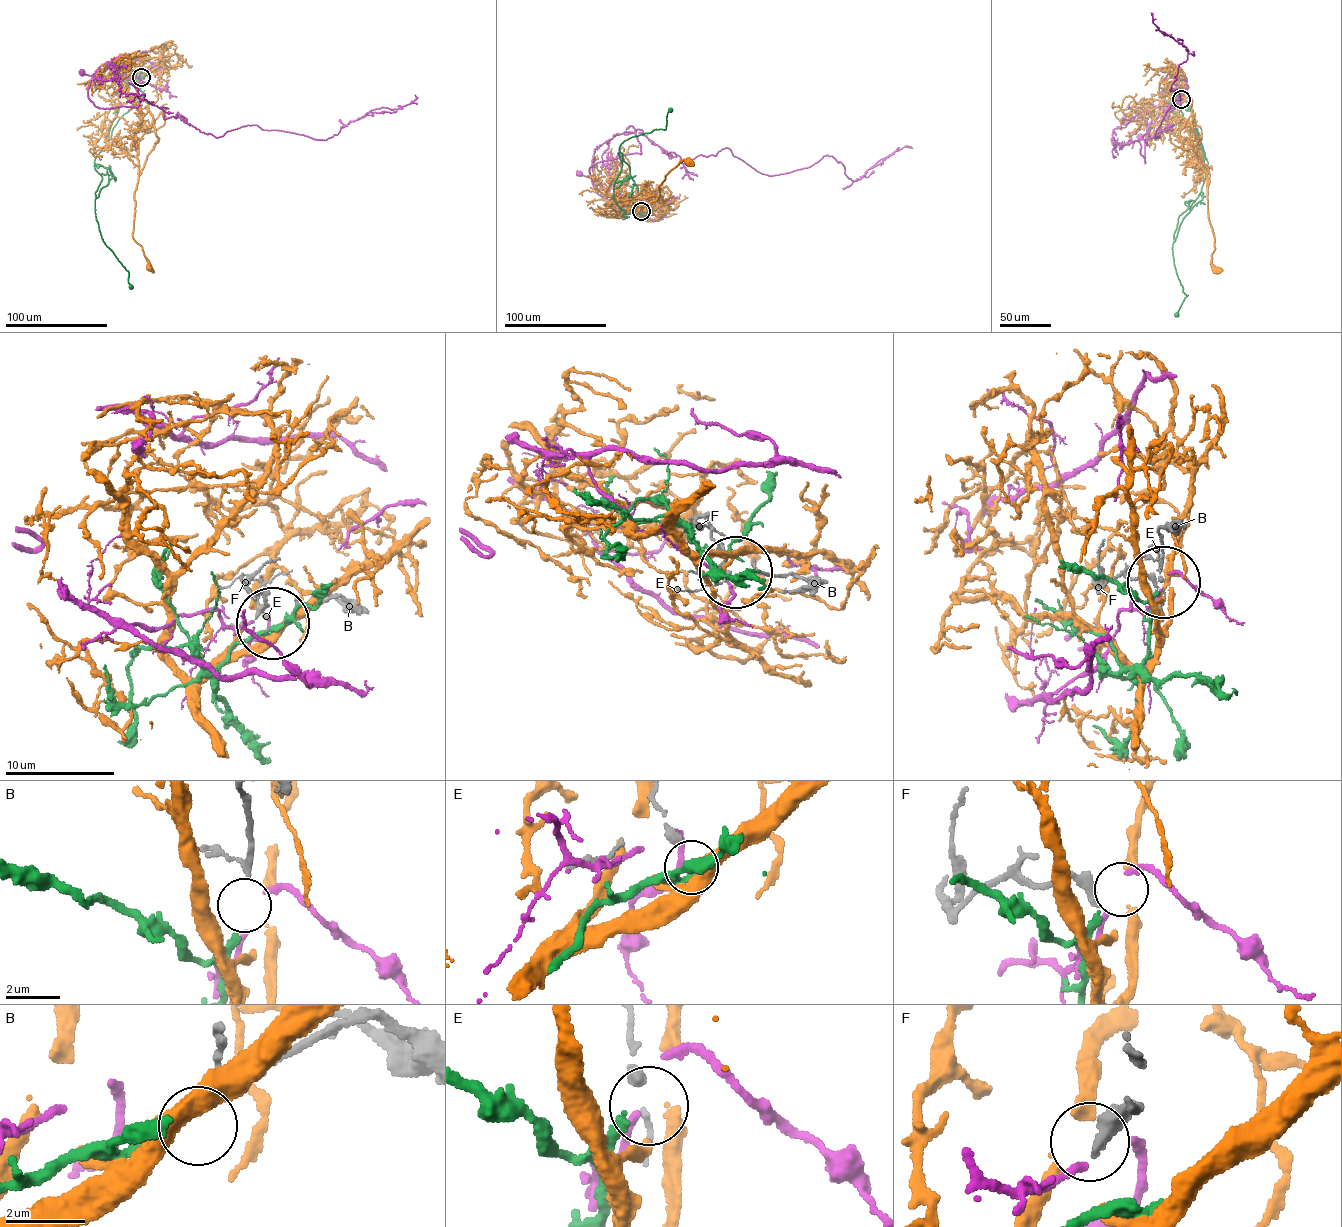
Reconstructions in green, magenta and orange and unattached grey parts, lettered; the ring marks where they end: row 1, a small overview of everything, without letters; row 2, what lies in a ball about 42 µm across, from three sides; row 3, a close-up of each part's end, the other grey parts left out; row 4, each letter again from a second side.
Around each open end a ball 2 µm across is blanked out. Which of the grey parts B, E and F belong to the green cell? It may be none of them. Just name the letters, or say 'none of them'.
B

